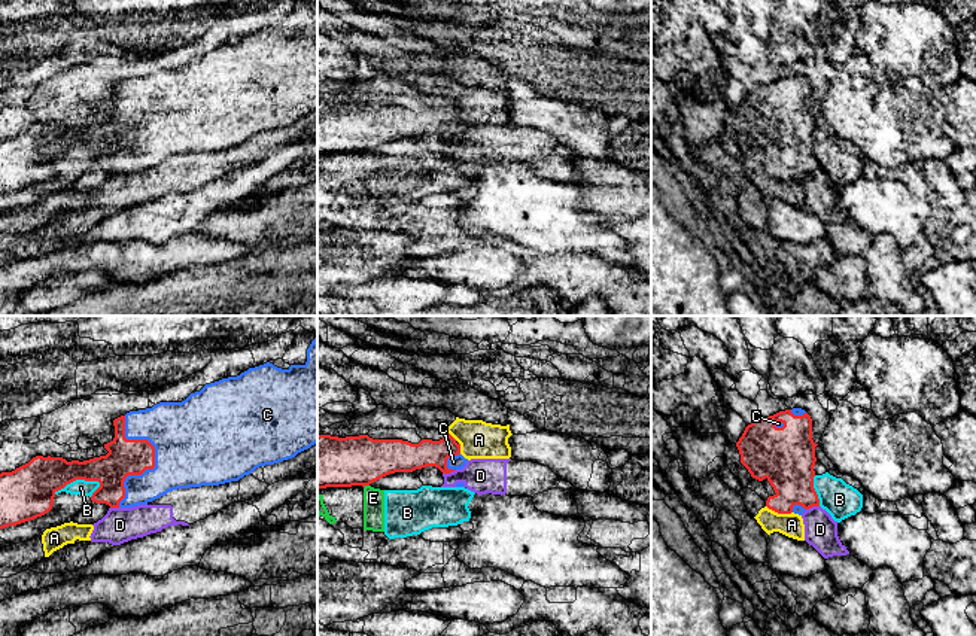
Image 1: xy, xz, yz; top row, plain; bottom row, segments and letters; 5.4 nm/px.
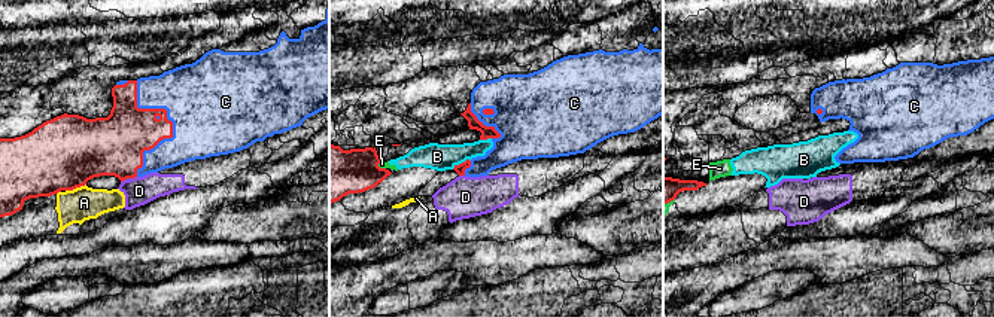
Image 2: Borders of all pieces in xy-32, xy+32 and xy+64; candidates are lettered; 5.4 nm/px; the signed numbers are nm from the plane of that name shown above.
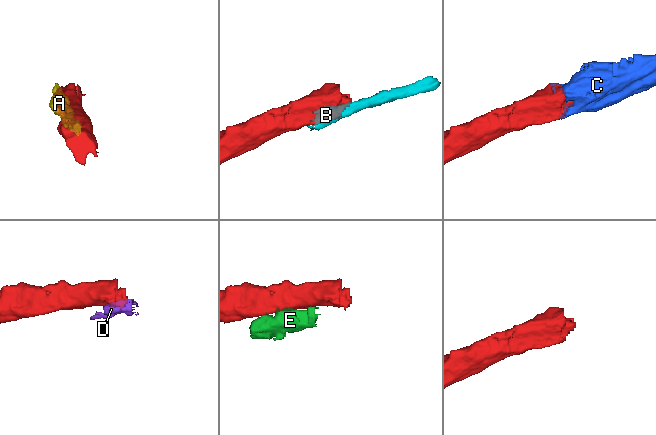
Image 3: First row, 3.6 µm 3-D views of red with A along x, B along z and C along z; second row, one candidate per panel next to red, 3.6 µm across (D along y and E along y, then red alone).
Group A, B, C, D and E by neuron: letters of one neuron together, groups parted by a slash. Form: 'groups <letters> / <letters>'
groups A / B E / C / D

